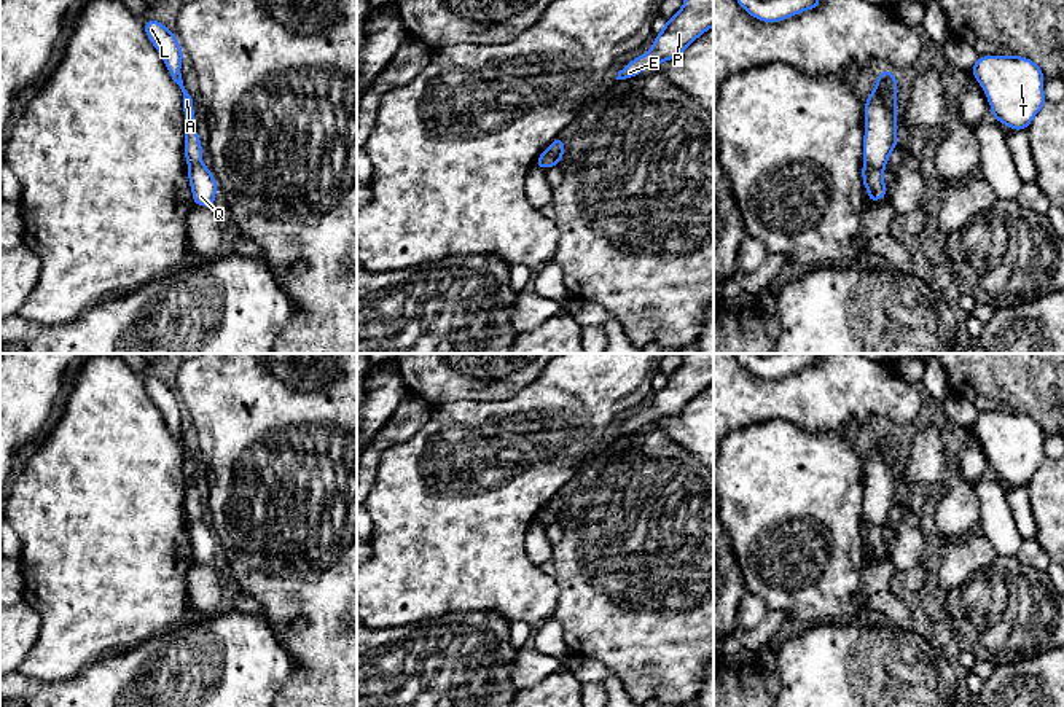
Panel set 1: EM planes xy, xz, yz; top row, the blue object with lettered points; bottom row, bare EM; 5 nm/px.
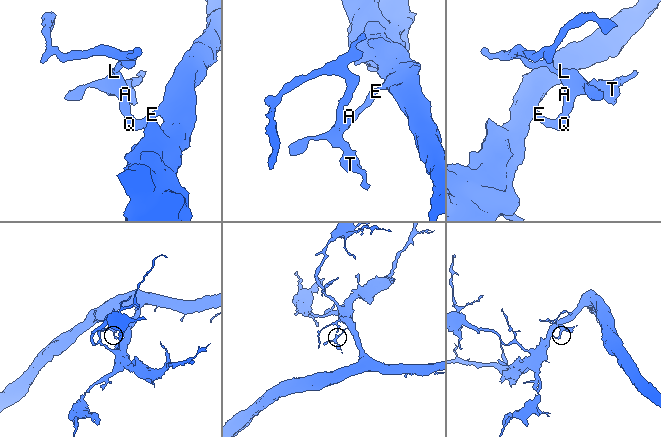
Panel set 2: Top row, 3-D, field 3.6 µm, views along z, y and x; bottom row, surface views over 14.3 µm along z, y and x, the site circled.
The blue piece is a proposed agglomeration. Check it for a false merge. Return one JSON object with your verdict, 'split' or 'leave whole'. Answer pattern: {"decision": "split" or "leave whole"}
{"decision": "split"}

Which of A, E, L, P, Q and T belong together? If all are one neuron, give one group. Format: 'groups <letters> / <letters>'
groups A L T / E P Q

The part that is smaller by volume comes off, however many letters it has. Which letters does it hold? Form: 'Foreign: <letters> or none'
Foreign: A, L, T

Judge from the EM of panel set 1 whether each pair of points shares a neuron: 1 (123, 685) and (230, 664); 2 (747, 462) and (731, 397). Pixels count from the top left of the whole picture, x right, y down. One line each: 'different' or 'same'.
1: same
2: different

